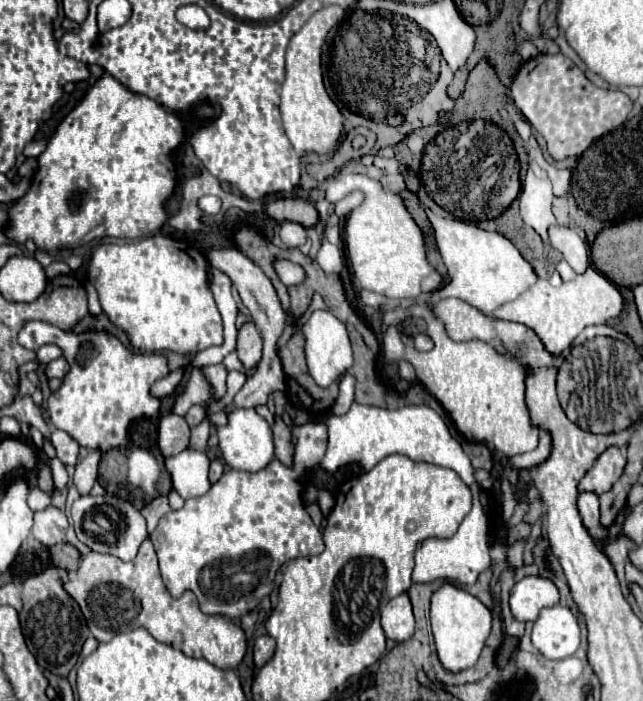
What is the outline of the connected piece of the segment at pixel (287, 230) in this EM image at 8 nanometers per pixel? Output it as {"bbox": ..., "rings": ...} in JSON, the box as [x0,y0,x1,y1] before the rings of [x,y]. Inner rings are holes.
{"bbox":[279,222,305,248],"rings":[[[283,222],[279,230],[281,242],[289,248],[299,248],[305,242],[305,228],[297,222]]]}

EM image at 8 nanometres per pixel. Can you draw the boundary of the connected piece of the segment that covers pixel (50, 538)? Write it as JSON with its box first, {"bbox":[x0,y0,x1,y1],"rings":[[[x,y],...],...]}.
{"bbox":[37,506,67,546],"rings":[[[47,506],[45,510],[37,512],[37,540],[45,546],[53,546],[65,540],[67,518],[55,506]]]}

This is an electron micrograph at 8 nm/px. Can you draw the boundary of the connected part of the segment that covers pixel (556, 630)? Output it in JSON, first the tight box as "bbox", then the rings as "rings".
{"bbox":[531,606,581,660],"rings":[[[567,606],[543,608],[531,632],[533,646],[549,660],[573,656],[581,642],[577,616]]]}

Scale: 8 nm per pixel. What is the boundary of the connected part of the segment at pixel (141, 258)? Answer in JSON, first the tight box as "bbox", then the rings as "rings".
{"bbox":[89,236,223,354],"rings":[[[149,236],[138,242],[127,239],[119,244],[101,244],[89,260],[89,280],[99,294],[101,308],[107,312],[113,324],[129,334],[135,348],[145,352],[173,350],[183,354],[199,352],[223,342],[221,314],[207,284],[207,266],[207,258],[199,248],[167,236]]]}

